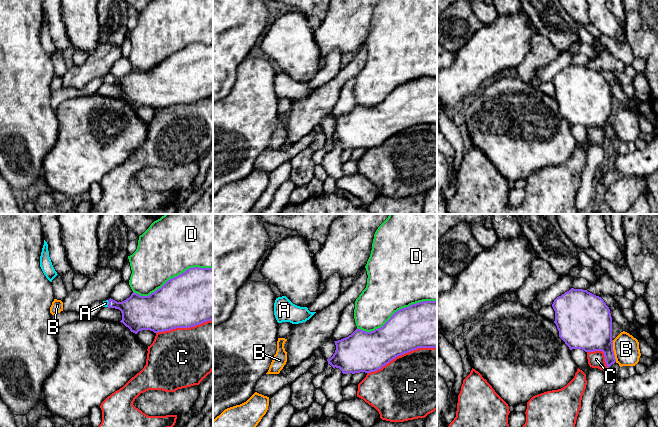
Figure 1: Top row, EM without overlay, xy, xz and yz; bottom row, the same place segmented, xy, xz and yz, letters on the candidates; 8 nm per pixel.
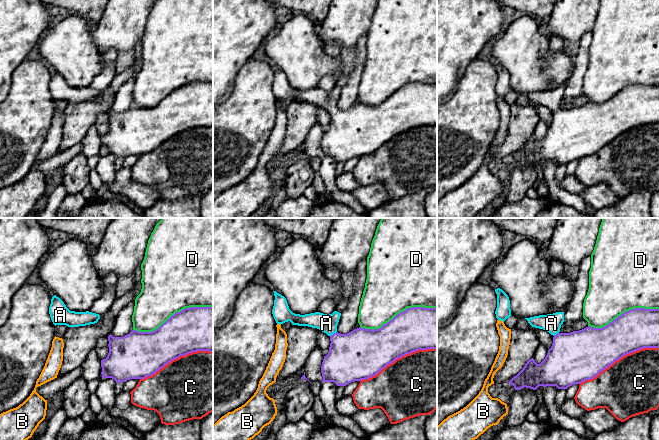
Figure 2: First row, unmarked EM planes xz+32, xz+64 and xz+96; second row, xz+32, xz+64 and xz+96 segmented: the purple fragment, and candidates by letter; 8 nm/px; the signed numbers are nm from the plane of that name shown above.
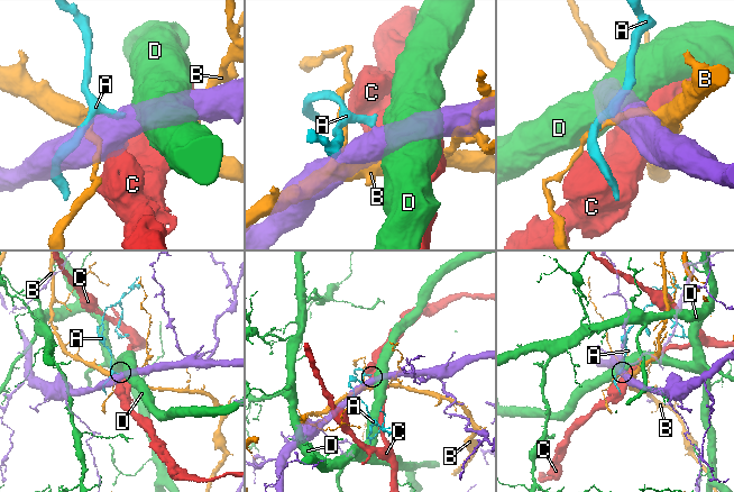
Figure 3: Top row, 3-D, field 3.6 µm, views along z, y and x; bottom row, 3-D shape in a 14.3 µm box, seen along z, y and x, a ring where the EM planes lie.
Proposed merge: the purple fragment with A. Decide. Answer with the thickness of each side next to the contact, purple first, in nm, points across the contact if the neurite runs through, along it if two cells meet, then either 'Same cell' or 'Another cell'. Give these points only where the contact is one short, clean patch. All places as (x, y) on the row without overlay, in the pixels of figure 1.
Thickness 280 nm (purple) against 50 nm. Path across: xy (138, 88), (135, 85), (109, 79), (105, 79). Same cell

